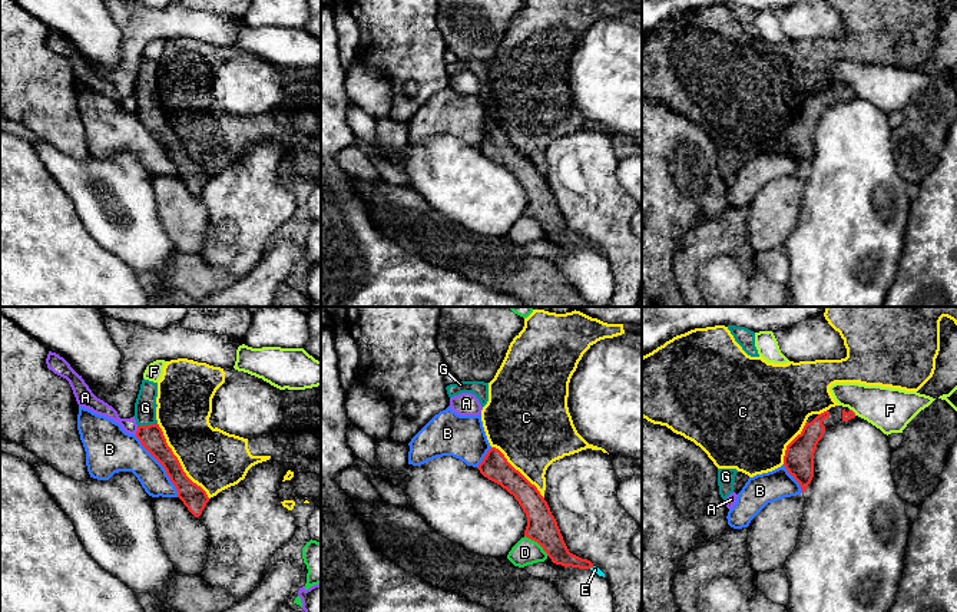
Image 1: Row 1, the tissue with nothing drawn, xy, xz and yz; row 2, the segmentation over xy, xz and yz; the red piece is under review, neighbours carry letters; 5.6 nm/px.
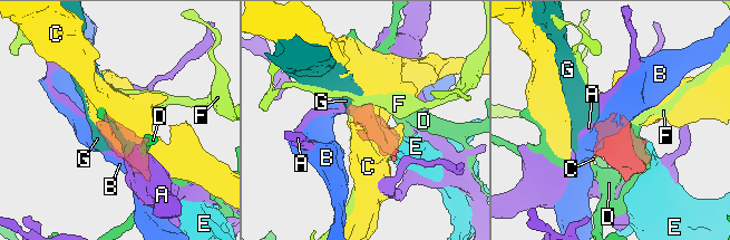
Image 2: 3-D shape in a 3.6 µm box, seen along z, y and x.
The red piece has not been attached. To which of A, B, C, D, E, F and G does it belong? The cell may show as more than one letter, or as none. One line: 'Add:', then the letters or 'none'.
Add: E, G

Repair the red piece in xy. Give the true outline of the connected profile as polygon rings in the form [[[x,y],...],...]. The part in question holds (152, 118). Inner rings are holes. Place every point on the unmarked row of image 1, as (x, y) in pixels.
[[[142,59],[135,82],[135,99],[138,103],[136,116],[142,125],[163,145],[170,161],[178,169],[178,176],[188,189],[199,196],[209,176],[206,171],[193,162],[183,150],[178,136],[168,125],[162,107],[156,99],[158,62]]]

